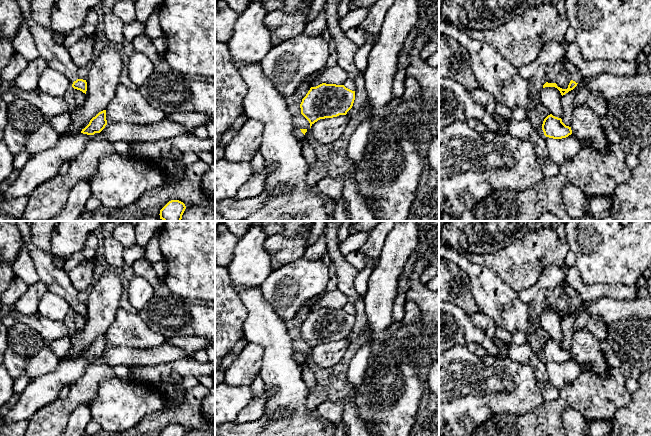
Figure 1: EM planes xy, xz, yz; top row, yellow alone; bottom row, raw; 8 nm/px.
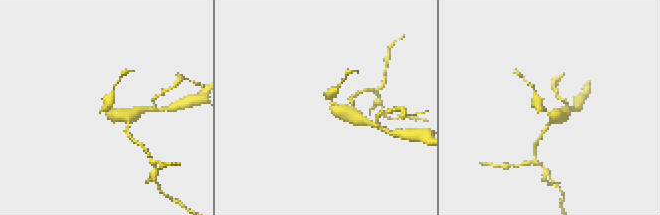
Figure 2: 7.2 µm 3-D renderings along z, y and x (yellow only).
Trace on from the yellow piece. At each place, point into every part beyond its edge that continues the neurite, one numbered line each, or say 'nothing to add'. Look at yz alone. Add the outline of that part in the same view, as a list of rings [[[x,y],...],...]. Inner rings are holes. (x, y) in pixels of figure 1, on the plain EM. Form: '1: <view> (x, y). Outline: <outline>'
1: yz (567, 289). Outline: [[[563,282],[563,292],[570,298],[571,304],[578,307],[581,303],[579,294],[570,285]]]

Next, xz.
1: xz (297, 356). Outline: [[[298,352],[293,353],[293,359],[297,362],[302,362],[304,360],[304,358]]]

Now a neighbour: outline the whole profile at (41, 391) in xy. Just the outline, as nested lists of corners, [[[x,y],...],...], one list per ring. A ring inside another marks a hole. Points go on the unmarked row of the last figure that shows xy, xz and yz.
[[[167,342],[150,348],[107,348],[100,357],[87,359],[61,360],[58,367],[45,375],[33,379],[20,394],[18,401],[11,406],[3,417],[3,425],[15,421],[27,420],[42,407],[59,398],[60,390],[77,381],[89,365],[107,365],[112,368],[118,365],[133,368],[135,366],[155,366],[172,363],[187,357],[186,352]]]

